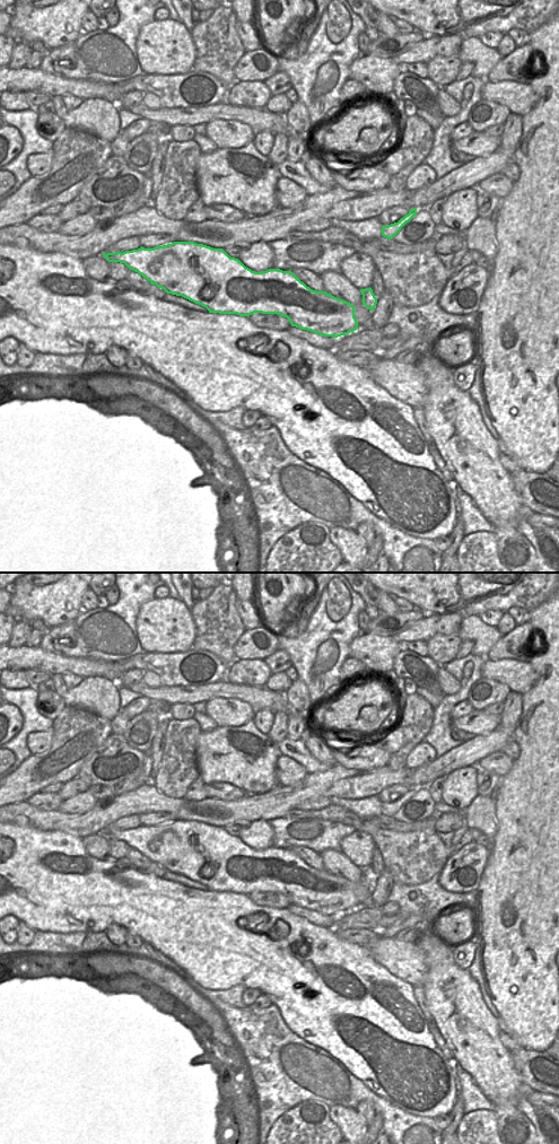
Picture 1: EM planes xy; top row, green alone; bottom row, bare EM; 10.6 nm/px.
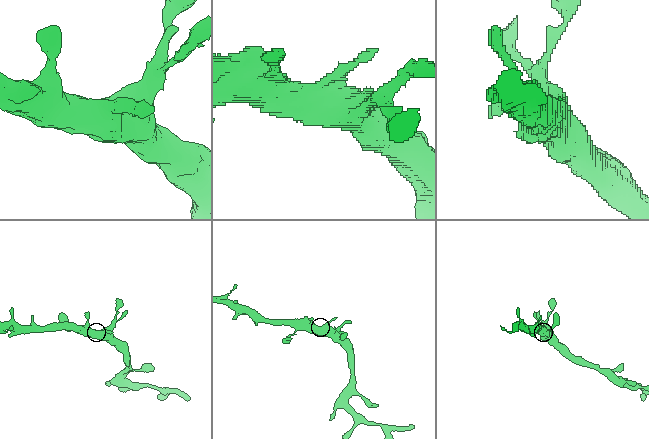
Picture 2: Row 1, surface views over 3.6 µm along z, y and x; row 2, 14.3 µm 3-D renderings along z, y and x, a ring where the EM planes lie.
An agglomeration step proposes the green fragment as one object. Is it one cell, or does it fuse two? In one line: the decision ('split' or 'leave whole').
leave whole

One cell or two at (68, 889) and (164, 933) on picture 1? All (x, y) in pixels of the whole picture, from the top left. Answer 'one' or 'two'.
one

